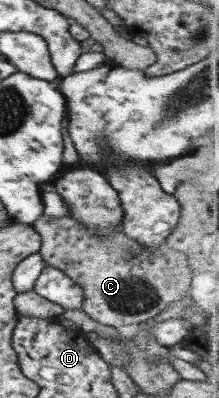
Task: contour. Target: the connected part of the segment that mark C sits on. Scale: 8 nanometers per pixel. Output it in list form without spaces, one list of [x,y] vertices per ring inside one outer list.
[[[42,215],[31,227],[40,237],[39,254],[45,261],[45,265],[58,269],[74,281],[75,285],[82,288],[83,300],[80,309],[99,324],[116,328],[119,324],[130,325],[130,323],[148,321],[169,303],[182,299],[190,286],[200,286],[197,278],[190,271],[185,253],[170,249],[165,241],[160,243],[156,249],[144,249],[136,241],[128,239],[121,230],[108,239],[98,237],[94,231],[88,231],[82,223],[68,216],[56,219]]]

